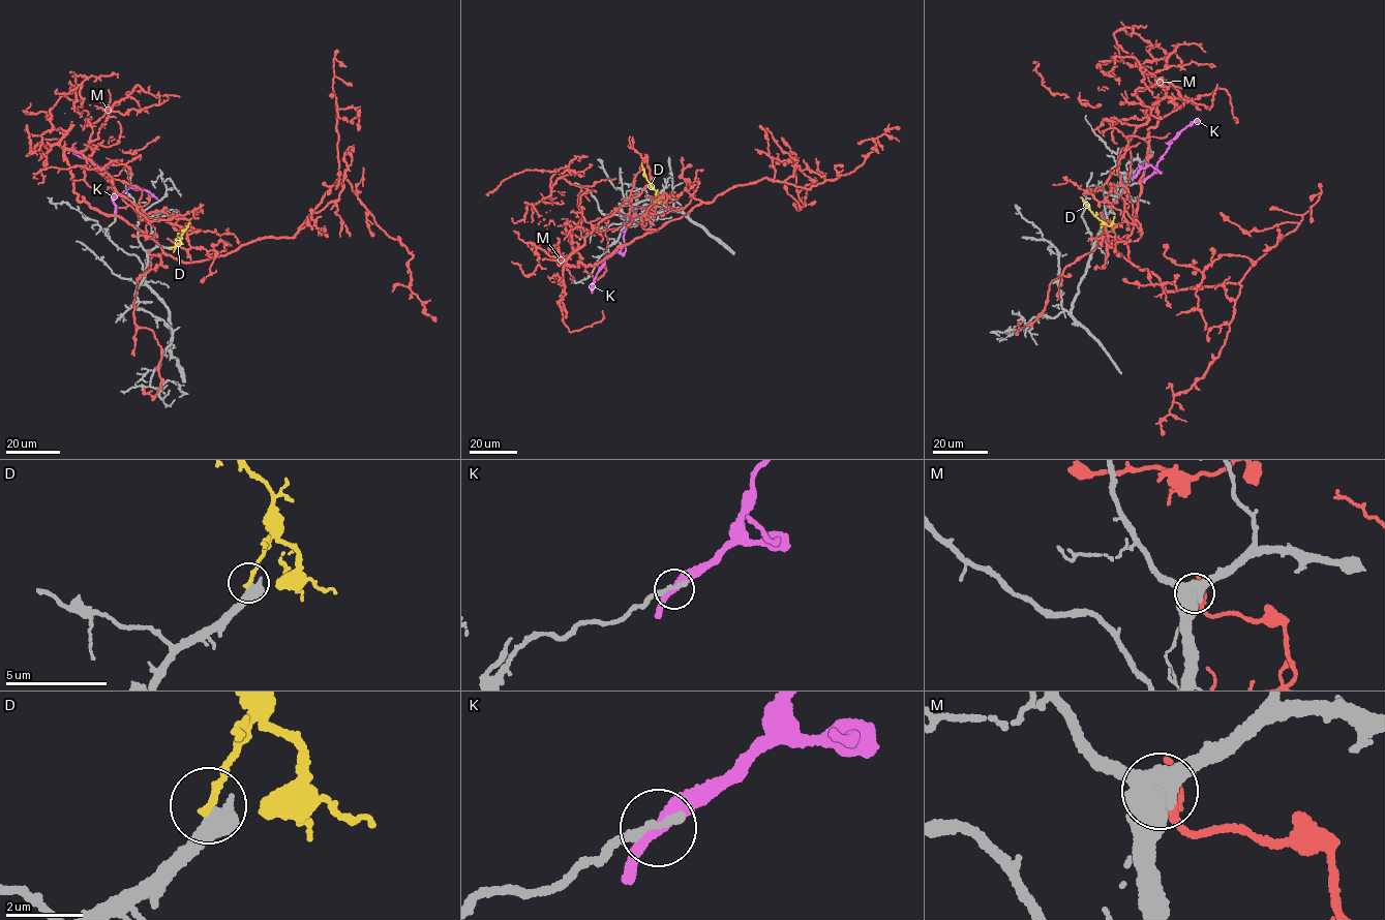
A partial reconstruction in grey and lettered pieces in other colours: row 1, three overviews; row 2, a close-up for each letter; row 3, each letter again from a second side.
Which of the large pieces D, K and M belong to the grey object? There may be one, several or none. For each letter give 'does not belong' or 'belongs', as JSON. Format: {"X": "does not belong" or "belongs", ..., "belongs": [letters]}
{"D": "does not belong", "K": "does not belong", "M": "does not belong", "belongs": []}

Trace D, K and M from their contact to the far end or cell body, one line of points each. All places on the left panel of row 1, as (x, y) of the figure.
D: (170, 247), (181, 241), (183, 232), (190, 222)
K: (116, 208), (107, 173), (72, 150), (67, 153)
M: (149, 251), (137, 280), (162, 250), (141, 189), (81, 151), (103, 104), (117, 159), (32, 174)

